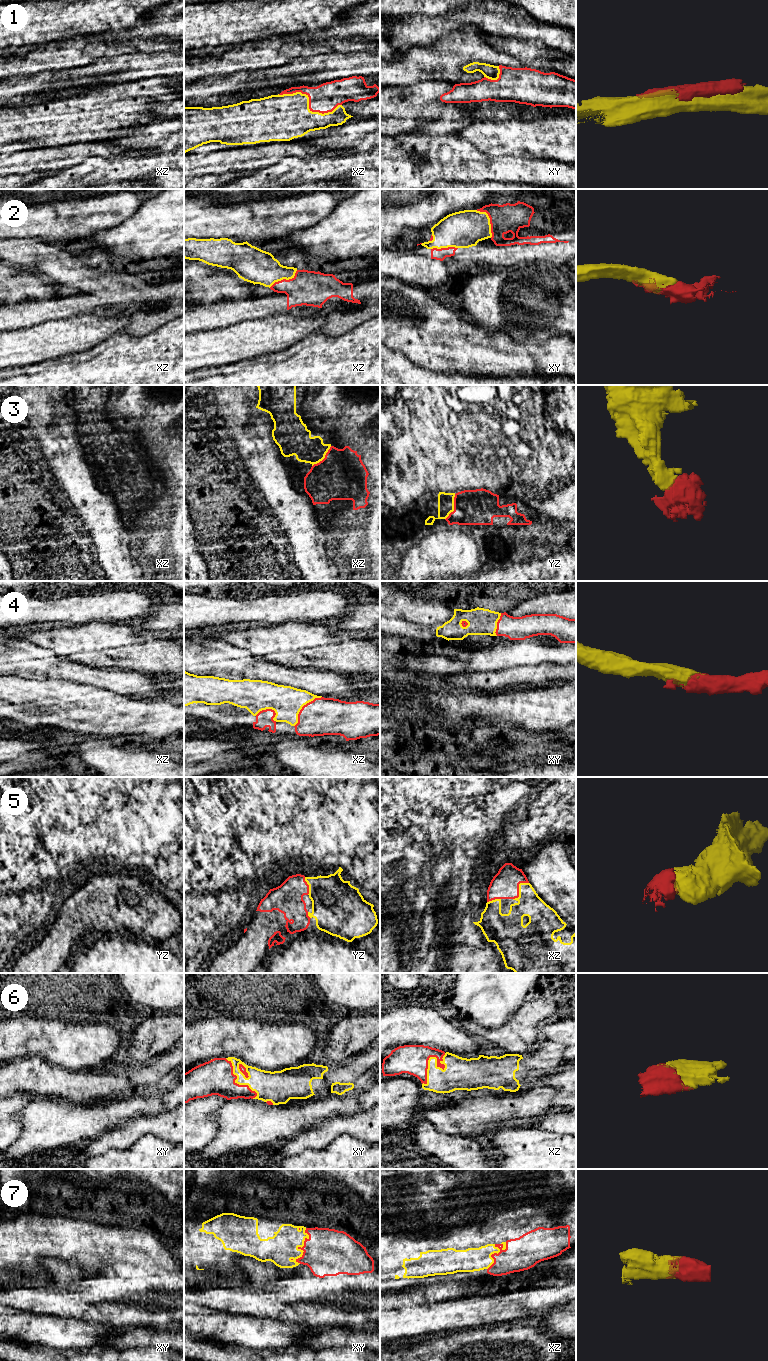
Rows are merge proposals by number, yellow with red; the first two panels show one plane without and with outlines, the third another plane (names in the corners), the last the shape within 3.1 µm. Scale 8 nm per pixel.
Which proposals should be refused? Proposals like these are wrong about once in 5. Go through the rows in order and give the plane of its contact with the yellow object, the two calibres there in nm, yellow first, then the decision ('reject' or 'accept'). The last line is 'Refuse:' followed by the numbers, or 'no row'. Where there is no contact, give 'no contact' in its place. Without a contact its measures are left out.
1: xz | 360/220 nm | accept
2: xy | 300/220 nm | accept
3: yz | 130/280 nm | accept
4: xz | 240/300 nm | accept
5: xz | 190/220 nm | accept
6: xz | 260/240 nm | accept
7: xy | 240/380 nm | accept
Refuse: no row

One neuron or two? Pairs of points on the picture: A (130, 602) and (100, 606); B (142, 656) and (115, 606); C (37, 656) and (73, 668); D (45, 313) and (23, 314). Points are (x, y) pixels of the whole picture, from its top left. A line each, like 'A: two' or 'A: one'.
A: one
B: two
C: one
D: one

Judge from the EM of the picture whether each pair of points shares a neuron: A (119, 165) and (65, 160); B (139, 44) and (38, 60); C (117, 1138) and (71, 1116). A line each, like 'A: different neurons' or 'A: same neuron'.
A: different neurons
B: same neuron
C: different neurons

